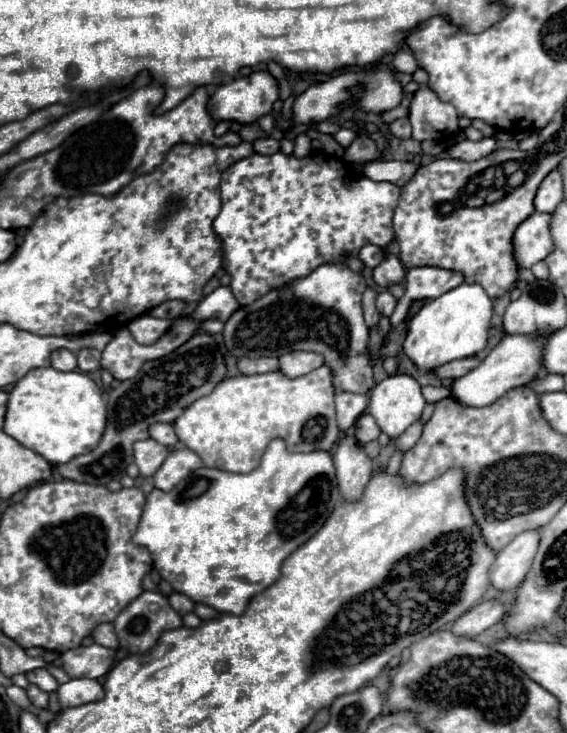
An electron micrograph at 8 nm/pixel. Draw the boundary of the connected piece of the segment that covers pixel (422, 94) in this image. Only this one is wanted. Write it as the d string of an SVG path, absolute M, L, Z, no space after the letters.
M426 87L414 93L410 103L410 123L416 141L436 141L442 135L452 135L460 129L456 109L450 103L440 101L436 93Z

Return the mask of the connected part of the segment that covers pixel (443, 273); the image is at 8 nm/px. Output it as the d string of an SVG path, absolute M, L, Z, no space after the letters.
M414 267L406 273L406 293L398 301L396 311L392 313L390 321L392 325L398 325L406 319L408 307L416 299L436 299L442 293L458 287L464 281L464 277L456 271L440 269L440 267Z

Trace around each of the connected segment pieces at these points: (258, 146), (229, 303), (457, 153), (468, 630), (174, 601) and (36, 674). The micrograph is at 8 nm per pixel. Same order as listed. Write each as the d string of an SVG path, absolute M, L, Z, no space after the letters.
M264 137L264 139L256 139L254 143L254 151L256 153L262 153L262 155L272 155L272 153L276 153L278 151L278 141L276 139L272 139L272 137Z
M218 287L214 293L204 297L200 305L194 309L190 319L206 321L206 319L220 319L226 321L240 305L236 303L230 287Z
M484 137L480 141L460 141L456 143L454 147L450 147L450 157L456 157L456 159L464 159L464 161L476 161L476 159L482 159L486 155L490 155L492 151L496 149L496 141L492 137Z
M484 601L476 607L472 607L470 611L466 611L464 615L460 615L454 623L452 623L452 633L458 637L466 637L466 639L474 639L476 635L484 633L488 627L492 627L494 623L498 623L504 615L504 607L498 601Z
M172 593L170 595L170 605L184 617L188 613L194 613L194 603L186 597L186 595L180 595L180 593Z
M34 669L34 671L28 671L26 677L28 677L30 683L38 685L38 687L40 687L42 691L46 691L46 693L58 689L58 683L56 683L56 679L50 675L48 669Z

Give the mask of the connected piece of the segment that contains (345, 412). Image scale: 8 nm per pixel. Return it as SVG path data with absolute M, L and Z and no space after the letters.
M338 393L336 395L336 423L342 433L346 433L356 419L366 411L368 397L356 393Z

